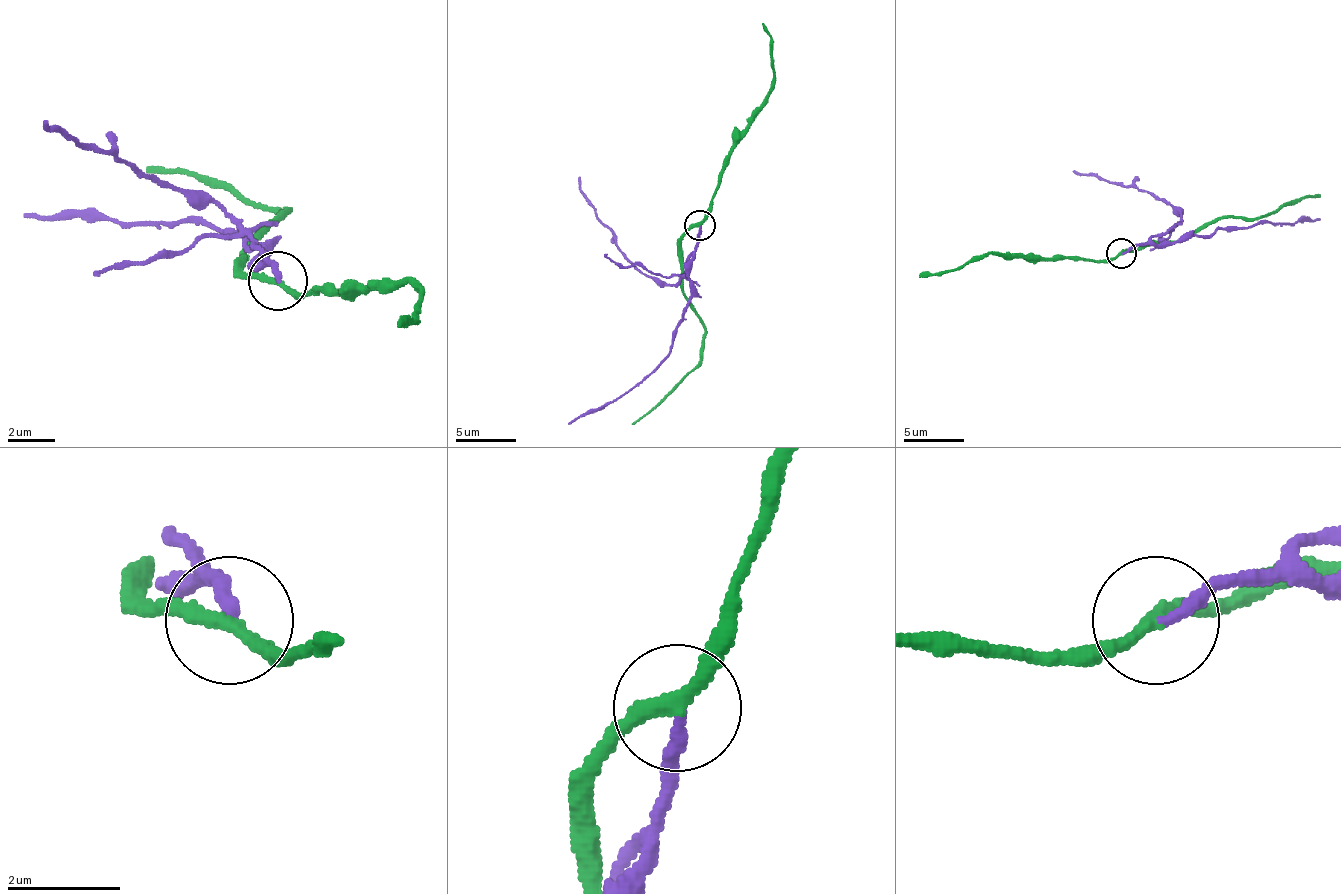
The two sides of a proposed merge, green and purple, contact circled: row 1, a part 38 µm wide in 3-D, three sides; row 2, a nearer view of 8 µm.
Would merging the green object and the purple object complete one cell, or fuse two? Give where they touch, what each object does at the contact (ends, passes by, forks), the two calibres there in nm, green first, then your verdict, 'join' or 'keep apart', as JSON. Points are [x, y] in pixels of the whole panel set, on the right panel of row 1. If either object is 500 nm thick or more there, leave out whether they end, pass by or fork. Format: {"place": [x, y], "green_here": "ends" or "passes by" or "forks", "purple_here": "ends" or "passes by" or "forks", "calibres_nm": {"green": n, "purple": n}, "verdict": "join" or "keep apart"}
{"place": [1121, 253], "green_here": "passes by", "purple_here": "ends", "calibres_nm": {"green": 260, "purple": 240}, "verdict": "keep apart"}

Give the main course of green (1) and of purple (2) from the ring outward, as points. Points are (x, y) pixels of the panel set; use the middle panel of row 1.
1: (699, 226), (681, 241), (681, 286), (705, 326), (705, 350), (693, 368), (653, 408), (632, 423)
2: (699, 226), (690, 305), (678, 323), (672, 350), (626, 392), (568, 423)

